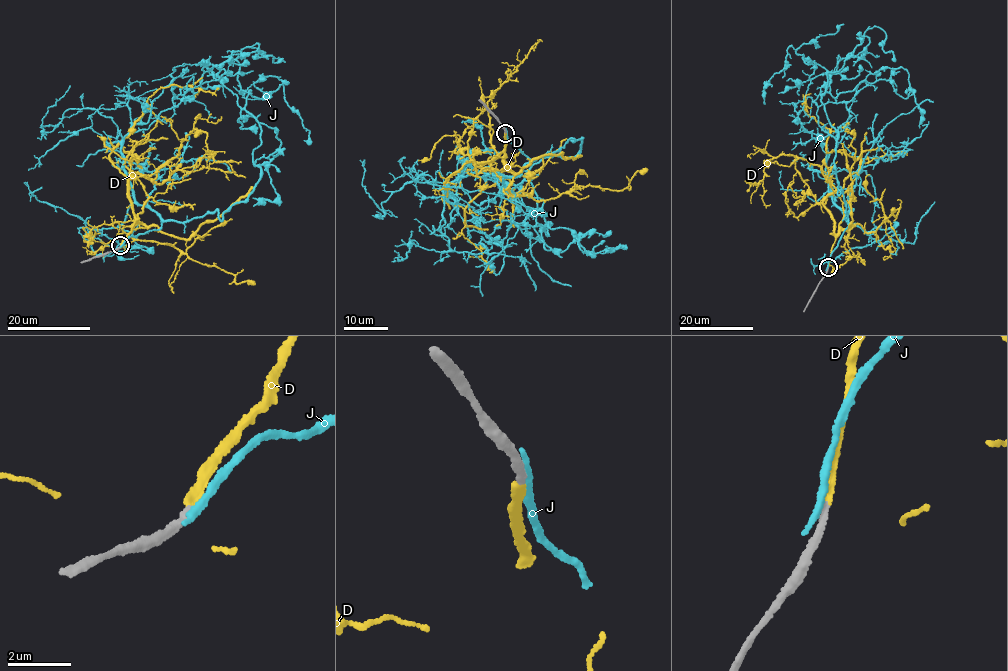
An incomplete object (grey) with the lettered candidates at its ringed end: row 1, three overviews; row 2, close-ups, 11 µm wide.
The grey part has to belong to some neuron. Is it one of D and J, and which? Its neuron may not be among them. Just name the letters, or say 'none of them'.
D

